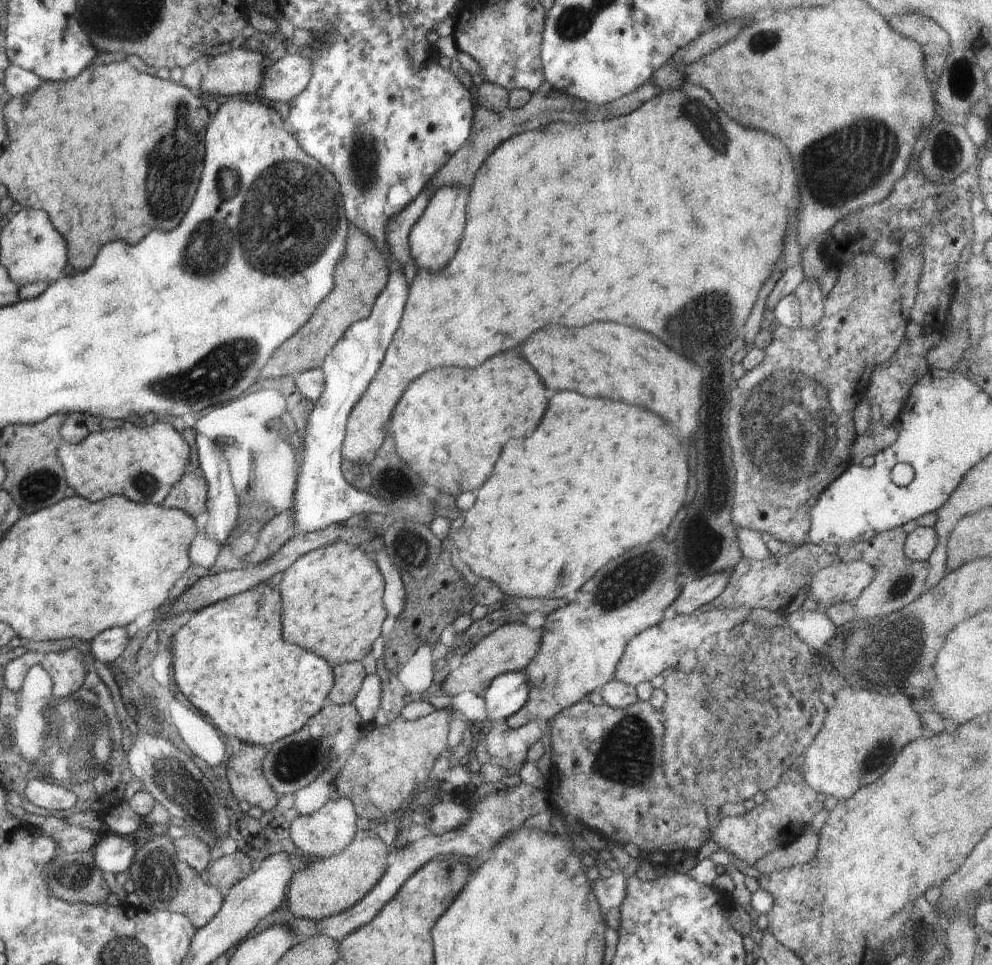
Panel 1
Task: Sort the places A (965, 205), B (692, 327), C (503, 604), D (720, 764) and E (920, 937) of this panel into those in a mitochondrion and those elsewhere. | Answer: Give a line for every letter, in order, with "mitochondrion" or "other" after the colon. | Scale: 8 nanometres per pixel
A: other
B: mitochondrion
C: other
D: other
E: mitochondrion

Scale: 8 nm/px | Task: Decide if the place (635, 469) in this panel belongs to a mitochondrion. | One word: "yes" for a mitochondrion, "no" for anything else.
no

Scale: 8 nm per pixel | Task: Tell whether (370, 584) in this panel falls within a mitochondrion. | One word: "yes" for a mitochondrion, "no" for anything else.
no

